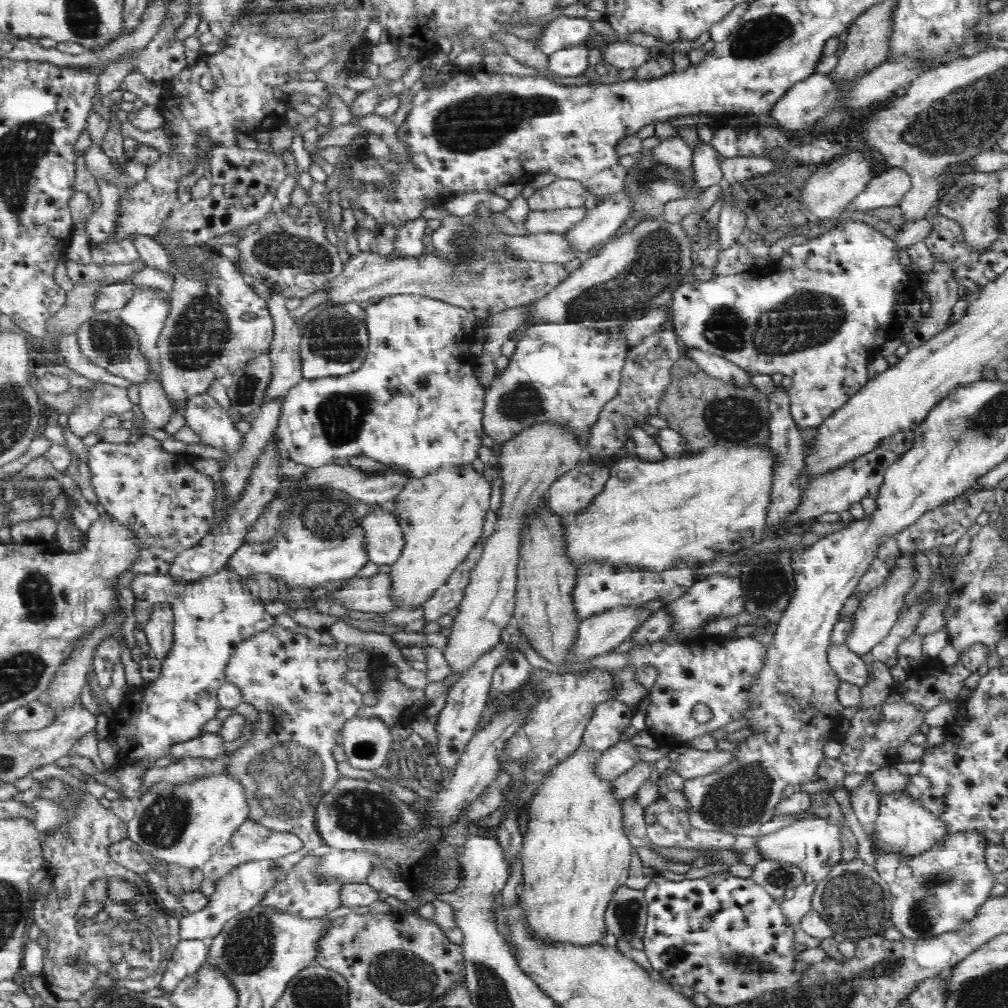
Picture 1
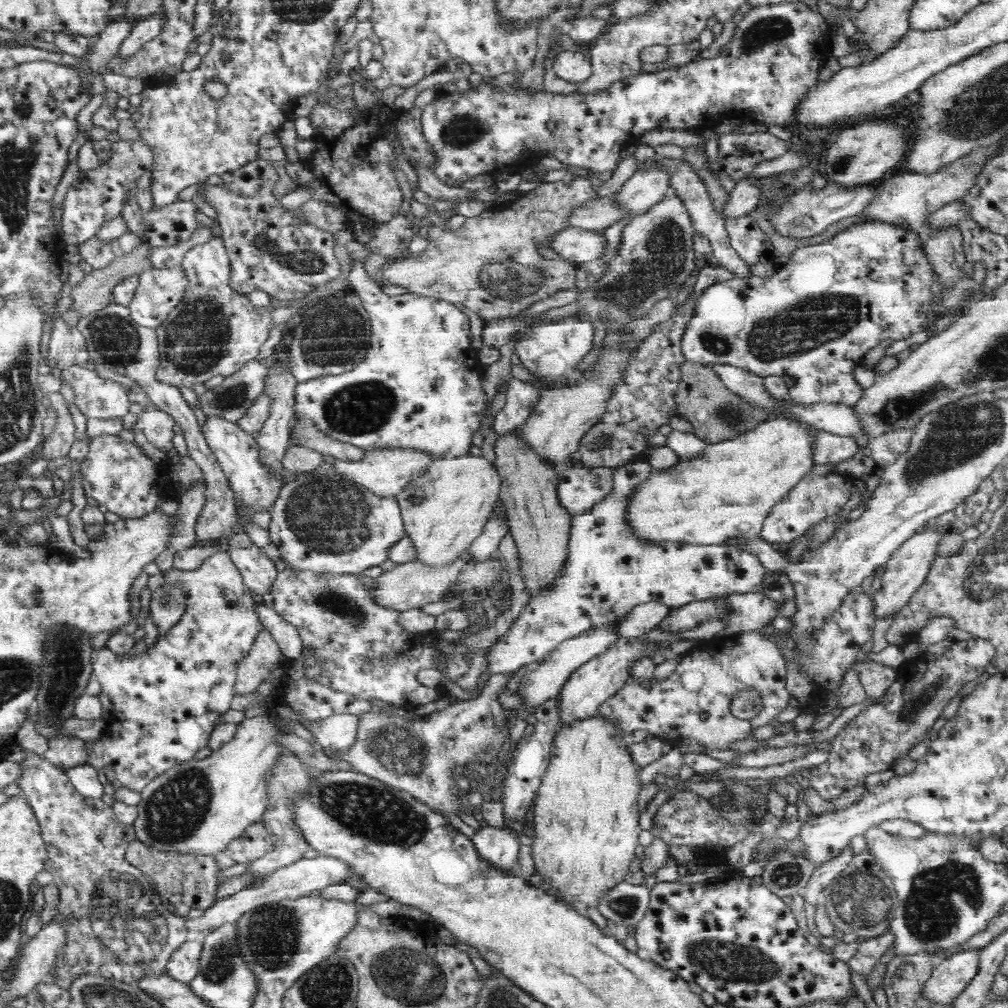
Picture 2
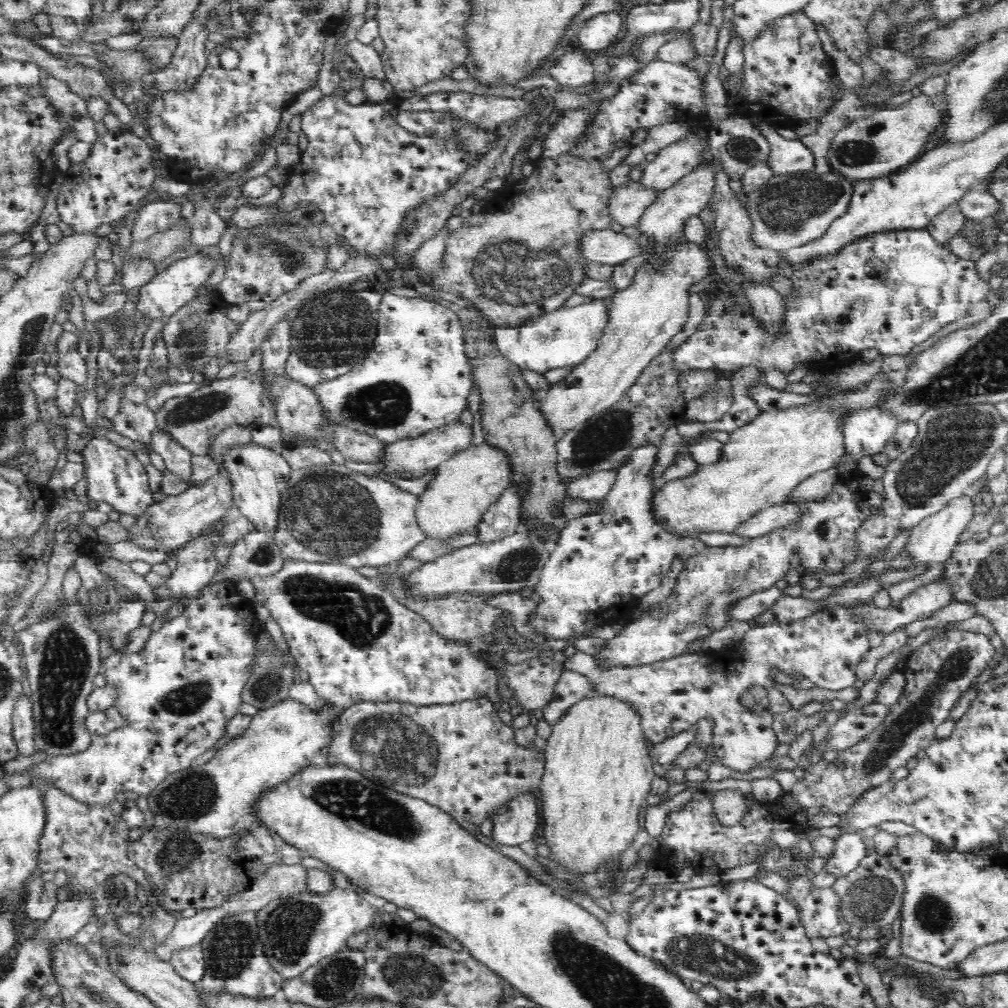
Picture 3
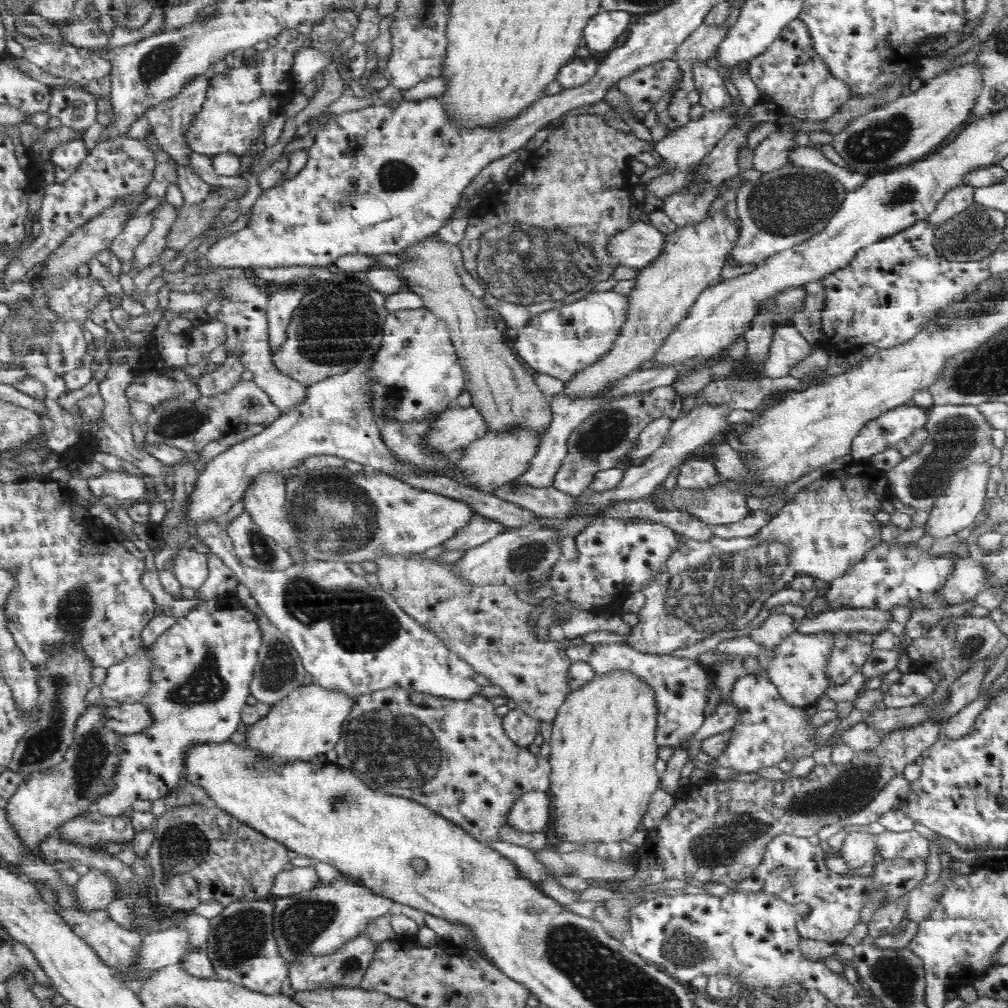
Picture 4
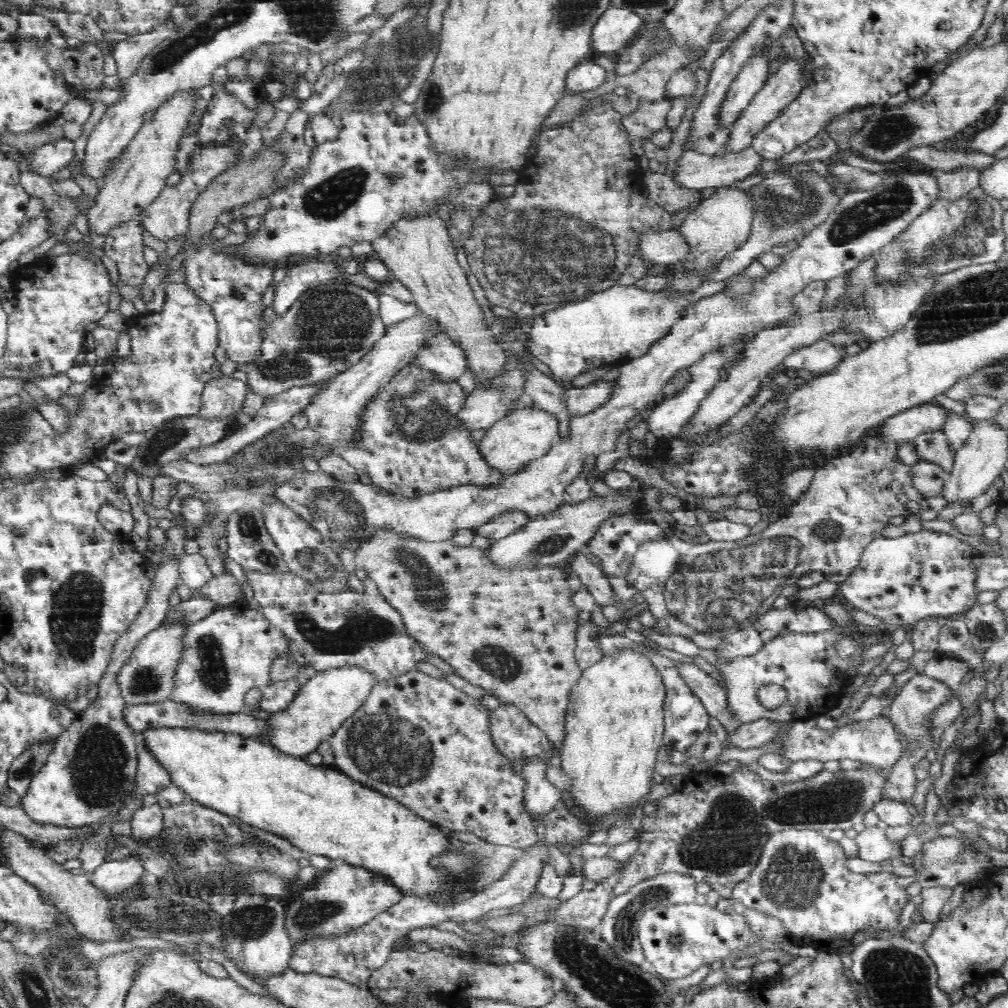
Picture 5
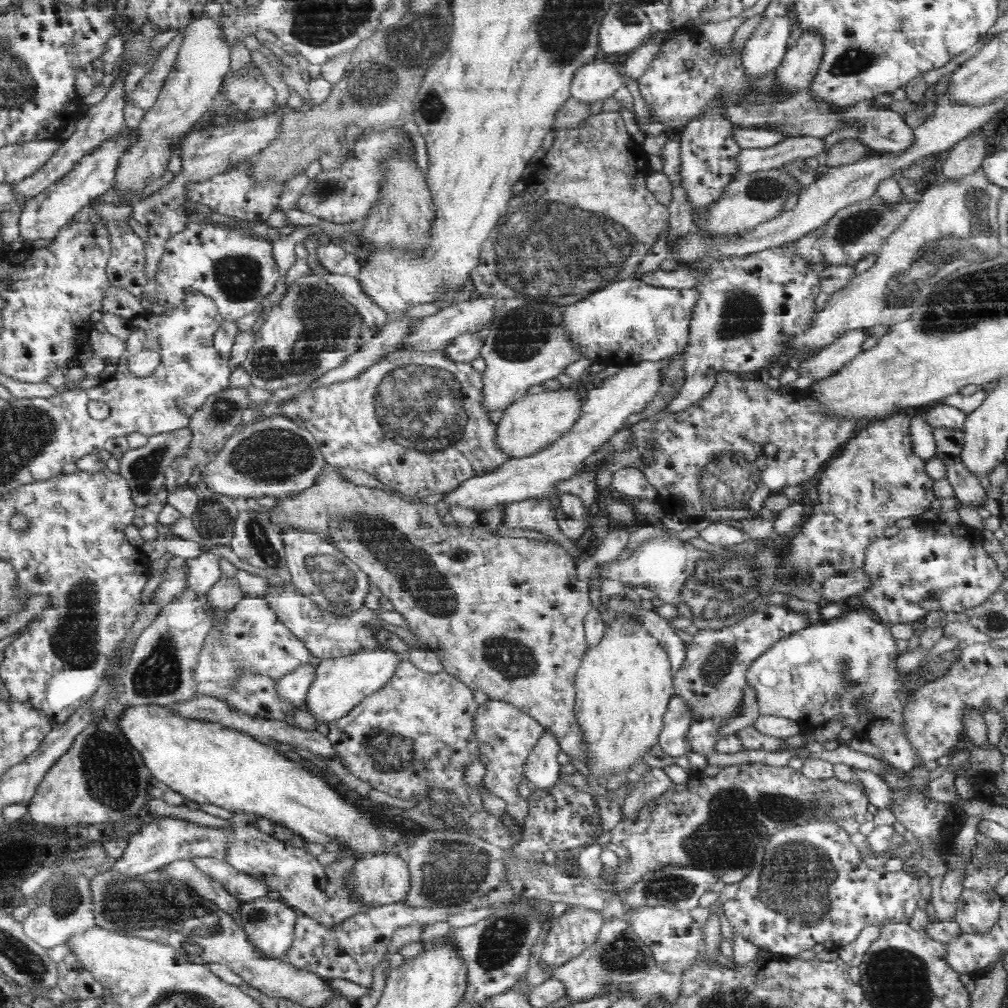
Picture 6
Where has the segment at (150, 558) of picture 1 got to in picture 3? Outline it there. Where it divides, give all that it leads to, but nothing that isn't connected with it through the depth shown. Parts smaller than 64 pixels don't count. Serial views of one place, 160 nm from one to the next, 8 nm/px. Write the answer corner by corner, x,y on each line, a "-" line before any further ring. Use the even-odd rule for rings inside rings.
93,438
84,446
83,466
88,475
88,496
97,502
107,502
120,514
140,516
152,503
154,493
148,486
148,474
136,455
108,440

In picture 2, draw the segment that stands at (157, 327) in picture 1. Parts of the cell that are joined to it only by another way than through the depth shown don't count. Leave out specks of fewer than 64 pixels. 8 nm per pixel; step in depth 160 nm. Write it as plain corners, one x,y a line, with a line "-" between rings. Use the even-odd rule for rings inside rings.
181,266
174,269
154,267
152,270
142,272
136,294
128,306
132,319
151,329
160,326
186,296
188,284
188,273

